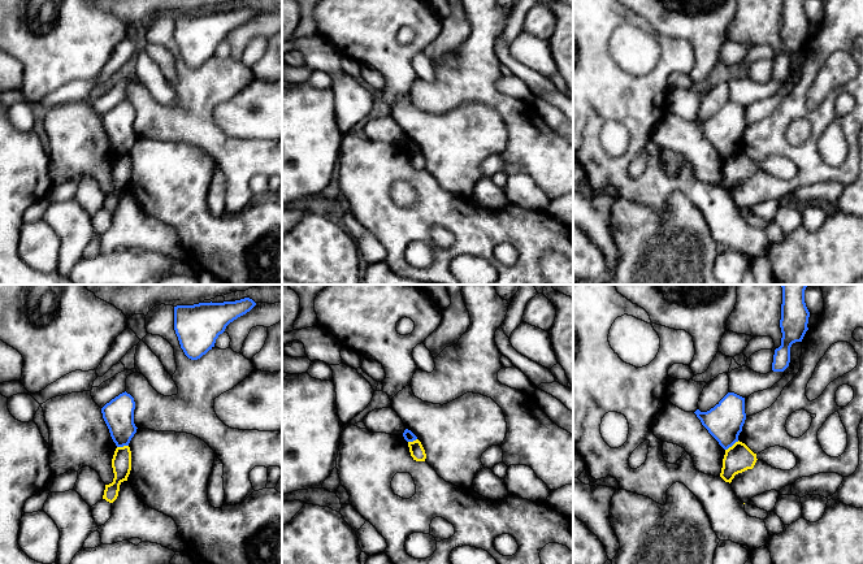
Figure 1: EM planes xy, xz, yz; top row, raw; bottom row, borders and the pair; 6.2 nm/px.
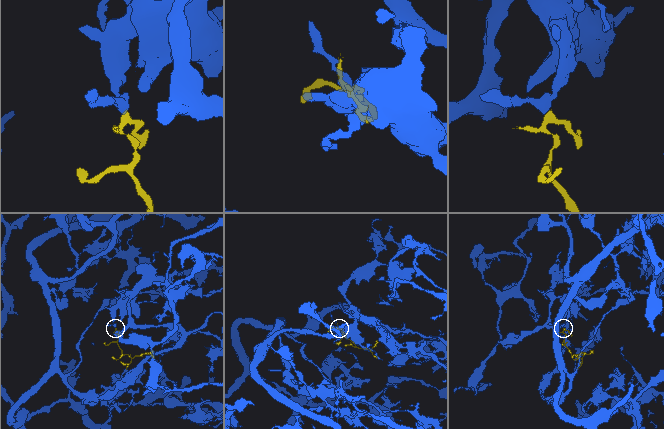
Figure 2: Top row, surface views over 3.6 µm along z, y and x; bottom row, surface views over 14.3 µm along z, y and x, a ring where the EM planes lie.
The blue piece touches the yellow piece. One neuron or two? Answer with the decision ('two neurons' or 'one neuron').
two neurons

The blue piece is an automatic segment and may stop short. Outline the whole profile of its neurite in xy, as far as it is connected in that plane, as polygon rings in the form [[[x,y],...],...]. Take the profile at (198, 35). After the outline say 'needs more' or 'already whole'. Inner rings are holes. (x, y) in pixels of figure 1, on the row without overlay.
[[[244,6],[235,10],[199,12],[174,16],[174,39],[181,57],[191,69],[198,69],[214,56],[226,35],[250,21],[256,12]]]; already whole

